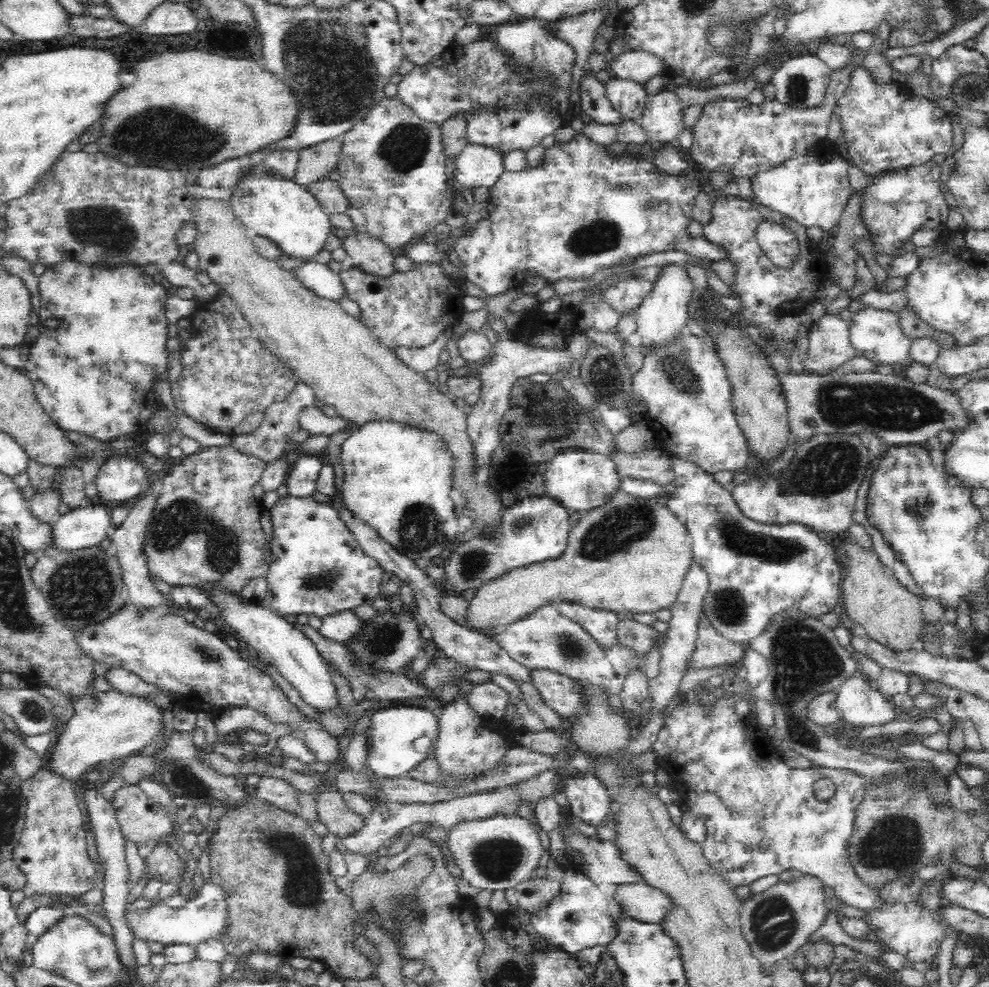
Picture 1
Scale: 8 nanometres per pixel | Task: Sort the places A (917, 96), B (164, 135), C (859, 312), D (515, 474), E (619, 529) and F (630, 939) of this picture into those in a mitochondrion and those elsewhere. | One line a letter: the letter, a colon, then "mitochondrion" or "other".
A: other
B: mitochondrion
C: other
D: other
E: mitochondrion
F: mitochondrion

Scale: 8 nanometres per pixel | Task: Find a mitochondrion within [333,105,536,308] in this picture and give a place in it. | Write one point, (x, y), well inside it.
(404, 150)

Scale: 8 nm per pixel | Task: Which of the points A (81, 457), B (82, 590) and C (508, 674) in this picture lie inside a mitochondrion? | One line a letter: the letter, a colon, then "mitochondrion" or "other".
A: other
B: mitochondrion
C: other

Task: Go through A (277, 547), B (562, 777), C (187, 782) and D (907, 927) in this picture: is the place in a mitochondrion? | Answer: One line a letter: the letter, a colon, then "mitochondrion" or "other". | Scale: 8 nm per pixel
A: other
B: other
C: mitochondrion
D: other

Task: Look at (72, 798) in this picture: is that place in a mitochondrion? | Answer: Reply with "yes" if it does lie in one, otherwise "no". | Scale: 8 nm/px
no

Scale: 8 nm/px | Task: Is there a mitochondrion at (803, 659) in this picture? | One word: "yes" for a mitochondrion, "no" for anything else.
yes

